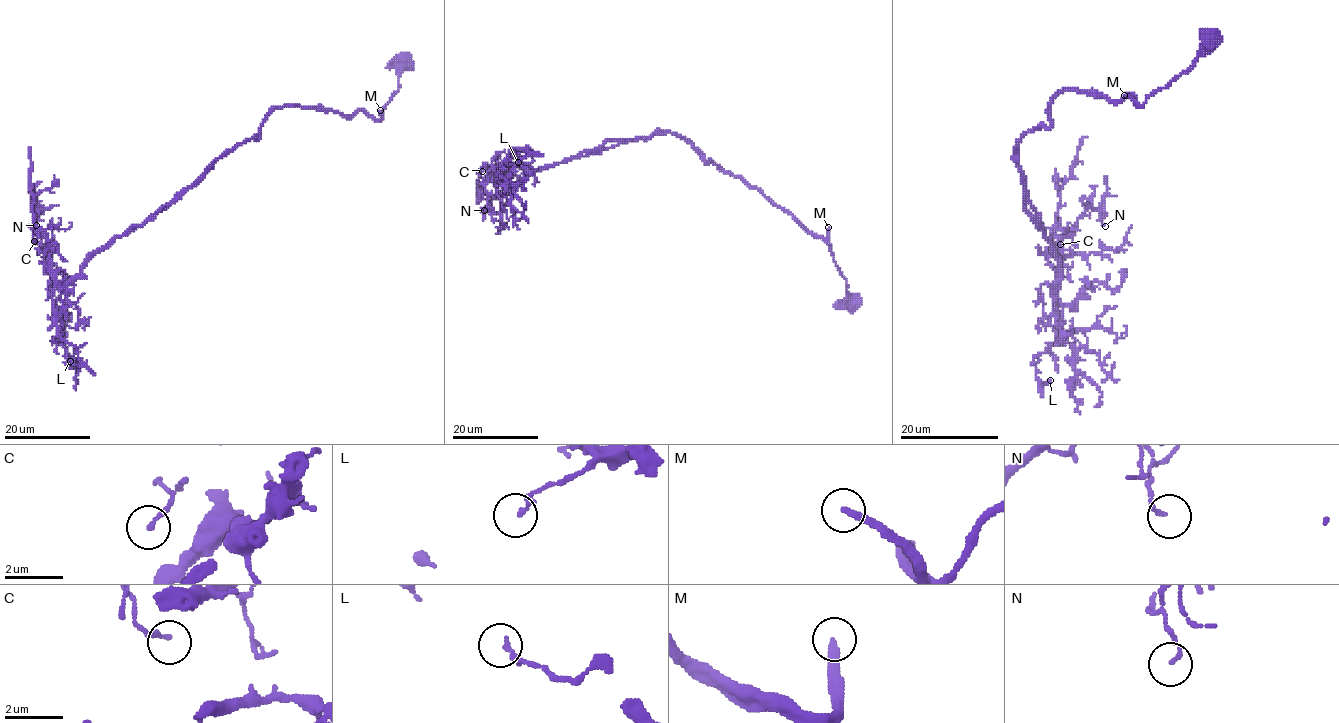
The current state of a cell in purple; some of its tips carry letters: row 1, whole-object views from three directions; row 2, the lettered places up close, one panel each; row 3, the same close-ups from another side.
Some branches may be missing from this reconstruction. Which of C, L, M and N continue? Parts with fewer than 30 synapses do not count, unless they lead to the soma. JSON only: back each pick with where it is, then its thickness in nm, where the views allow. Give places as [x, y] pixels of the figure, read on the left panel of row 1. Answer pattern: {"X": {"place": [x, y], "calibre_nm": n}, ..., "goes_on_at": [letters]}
{"M": {"place": [380, 110], "calibre_nm": 260}, "goes_on_at": ["M"]}

